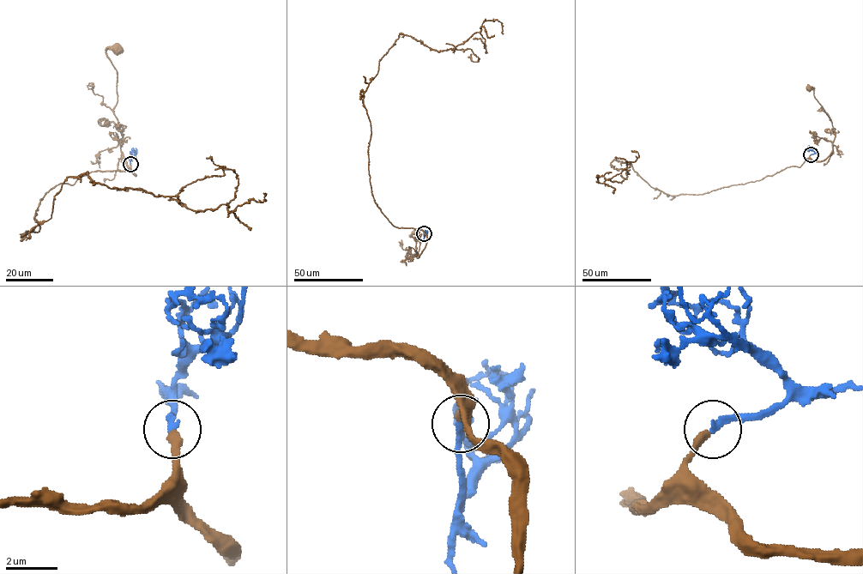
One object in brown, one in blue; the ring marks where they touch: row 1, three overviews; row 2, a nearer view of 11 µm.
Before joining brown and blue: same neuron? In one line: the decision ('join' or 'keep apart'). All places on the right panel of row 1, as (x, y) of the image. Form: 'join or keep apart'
join

